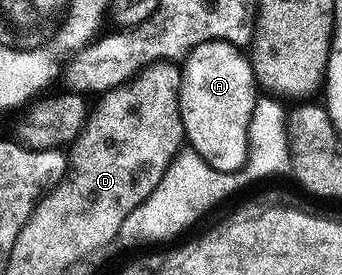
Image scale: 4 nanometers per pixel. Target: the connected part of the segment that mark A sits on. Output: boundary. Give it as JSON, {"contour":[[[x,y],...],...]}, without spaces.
{"contour":[[[221,39],[219,41],[207,41],[203,45],[195,45],[195,49],[191,49],[189,54],[185,56],[180,64],[181,69],[181,88],[179,89],[179,113],[183,121],[183,129],[185,130],[185,143],[192,150],[199,153],[199,157],[203,157],[203,161],[207,161],[207,165],[211,165],[211,169],[216,171],[237,171],[242,166],[246,156],[248,155],[248,139],[249,139],[249,121],[251,113],[255,109],[259,98],[259,88],[256,79],[253,77],[253,67],[250,65],[246,52],[242,48],[225,43]]]}

